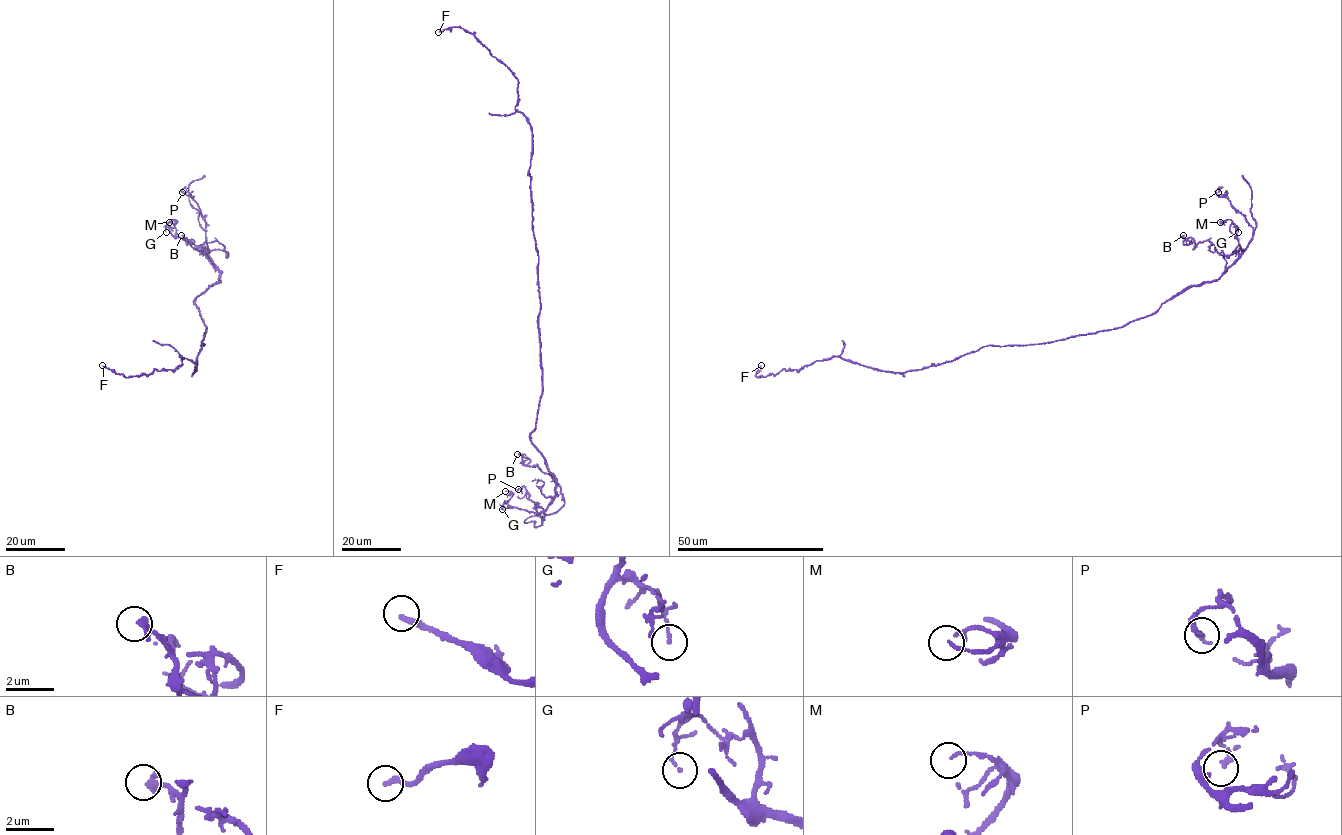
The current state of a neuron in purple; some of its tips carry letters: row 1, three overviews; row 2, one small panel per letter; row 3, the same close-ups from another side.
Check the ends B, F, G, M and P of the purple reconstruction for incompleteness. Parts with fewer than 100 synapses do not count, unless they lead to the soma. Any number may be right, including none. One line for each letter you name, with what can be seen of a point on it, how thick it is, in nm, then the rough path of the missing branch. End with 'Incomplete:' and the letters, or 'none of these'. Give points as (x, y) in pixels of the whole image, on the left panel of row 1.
F: Place: (102, 365). Thickness 240 nm
Incomplete: F

